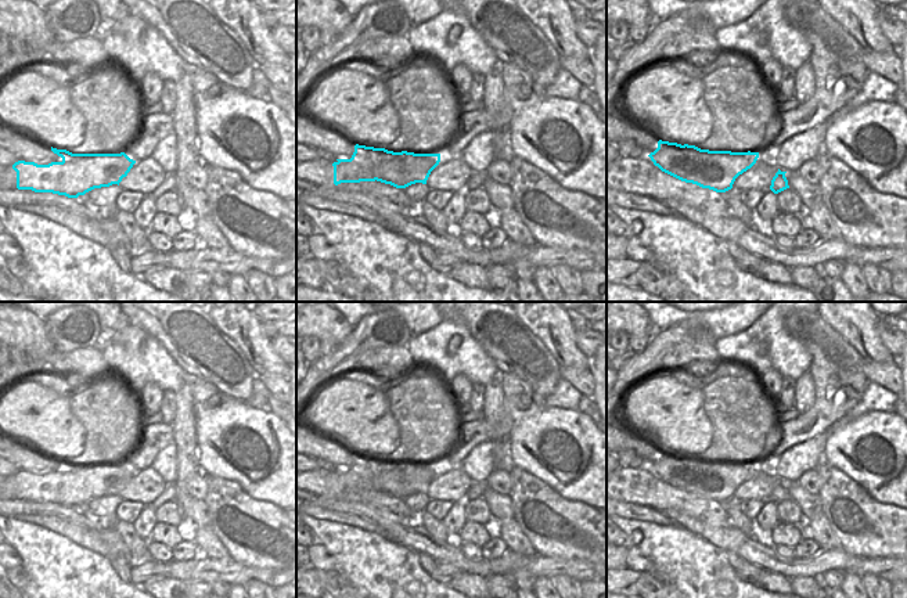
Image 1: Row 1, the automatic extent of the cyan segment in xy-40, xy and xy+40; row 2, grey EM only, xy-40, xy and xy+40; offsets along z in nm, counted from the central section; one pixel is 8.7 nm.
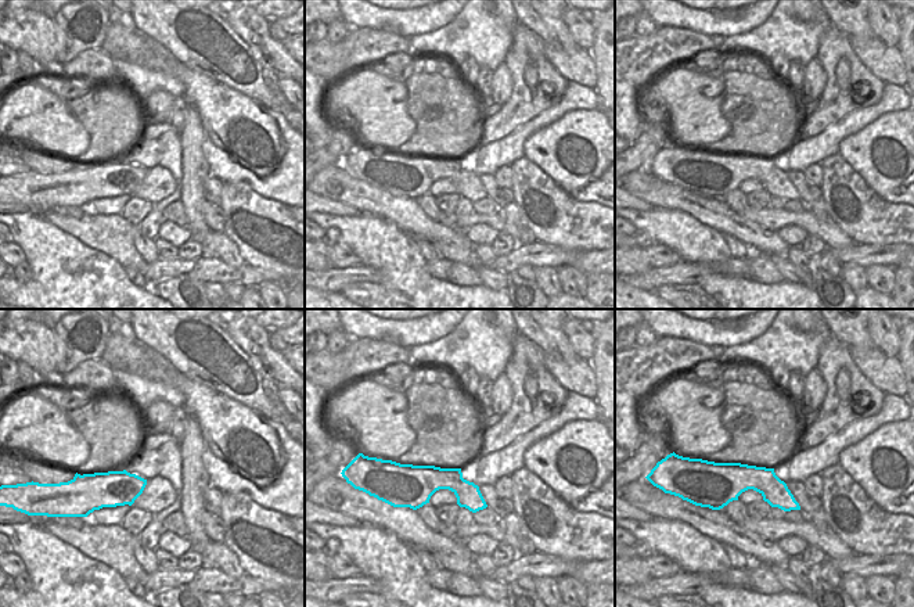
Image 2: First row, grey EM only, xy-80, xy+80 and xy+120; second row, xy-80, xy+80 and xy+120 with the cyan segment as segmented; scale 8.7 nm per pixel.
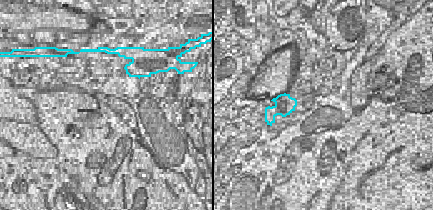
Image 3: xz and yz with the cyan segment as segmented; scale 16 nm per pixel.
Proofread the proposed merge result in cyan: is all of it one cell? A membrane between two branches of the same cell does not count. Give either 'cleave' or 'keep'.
cleave

